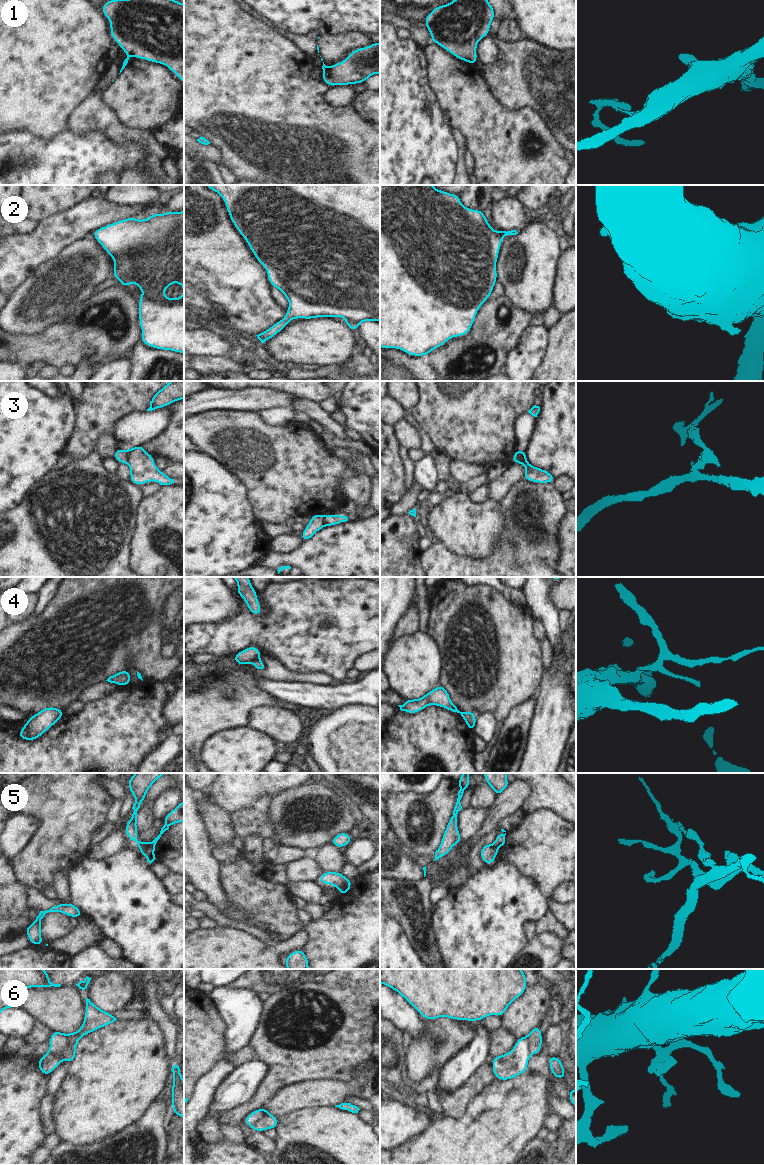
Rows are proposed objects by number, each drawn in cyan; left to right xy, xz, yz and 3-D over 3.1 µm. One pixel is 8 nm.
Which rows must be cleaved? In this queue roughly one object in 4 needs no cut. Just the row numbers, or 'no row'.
1, 3, 4, 5, 6

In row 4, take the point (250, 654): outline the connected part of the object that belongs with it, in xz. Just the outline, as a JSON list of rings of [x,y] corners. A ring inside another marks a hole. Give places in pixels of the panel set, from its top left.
[[[250,646],[234,655],[234,662],[240,665],[248,665],[257,661],[261,656],[261,651],[255,646]]]

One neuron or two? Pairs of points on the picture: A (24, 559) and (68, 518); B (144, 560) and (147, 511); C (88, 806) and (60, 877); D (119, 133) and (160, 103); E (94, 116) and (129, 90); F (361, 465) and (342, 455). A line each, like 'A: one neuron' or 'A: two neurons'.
A: one neuron
B: one neuron
C: two neurons
D: two neurons
E: two neurons
F: one neuron

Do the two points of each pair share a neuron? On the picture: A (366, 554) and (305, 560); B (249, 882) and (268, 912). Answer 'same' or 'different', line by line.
A: same
B: same

